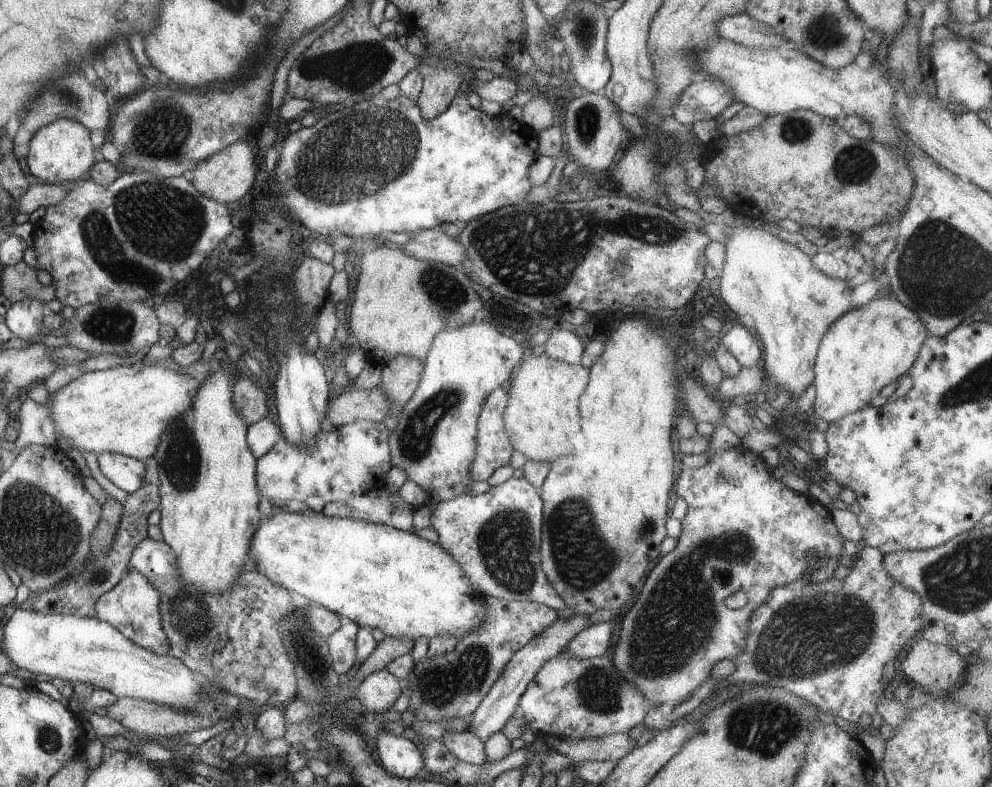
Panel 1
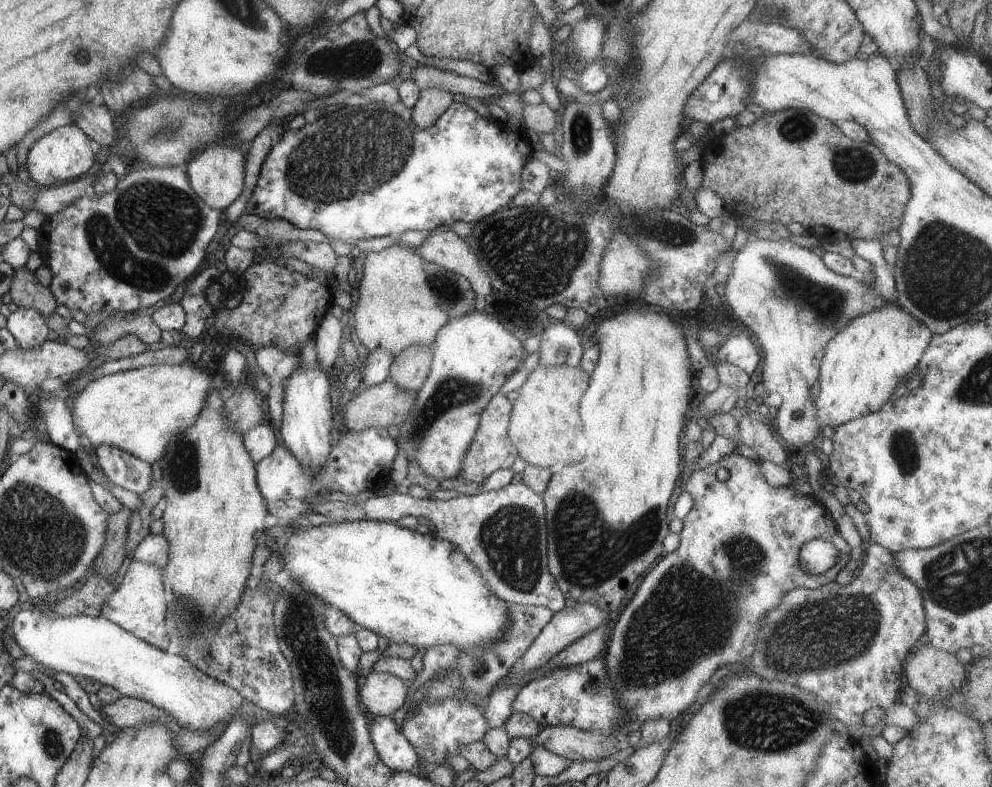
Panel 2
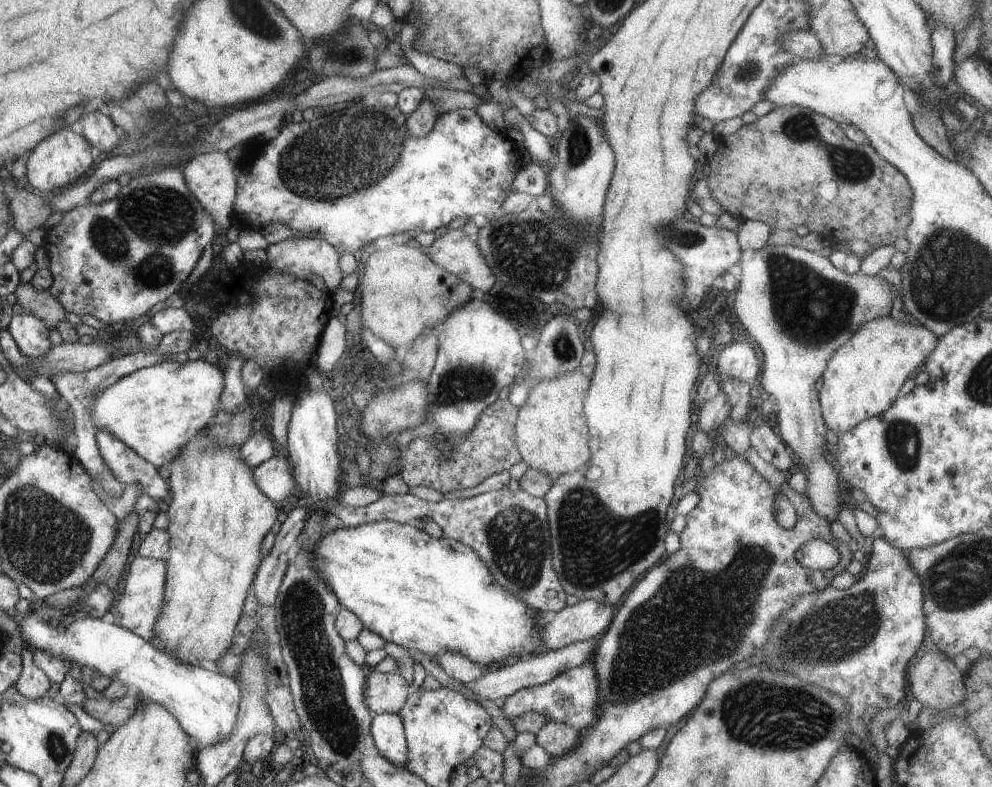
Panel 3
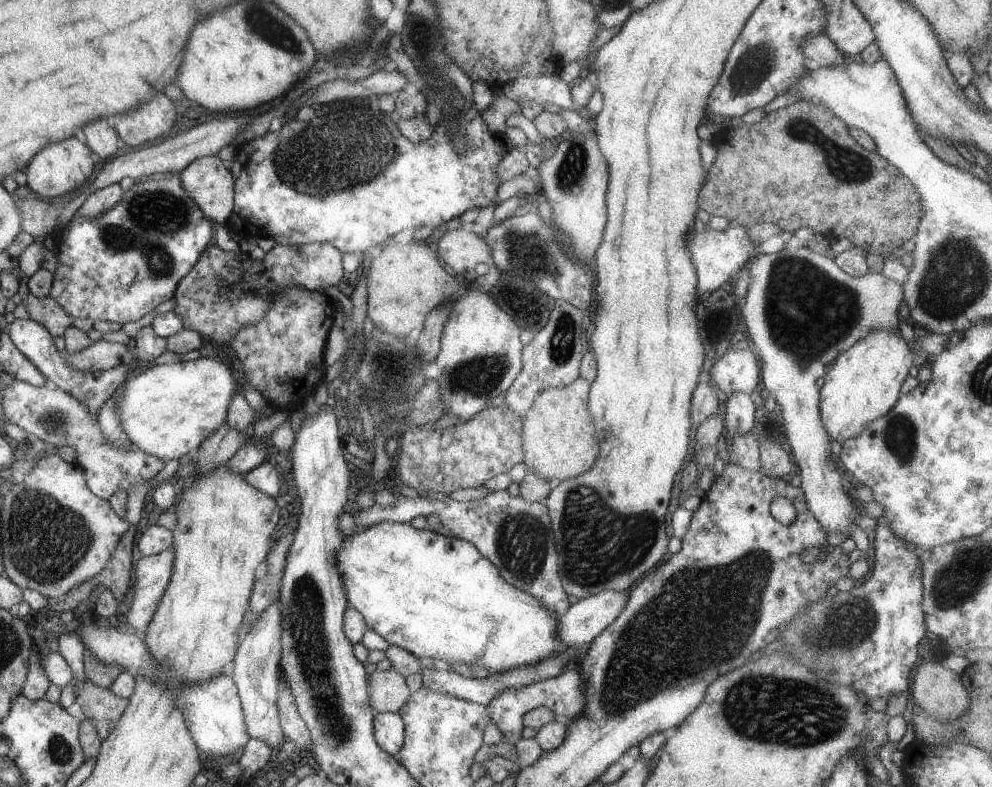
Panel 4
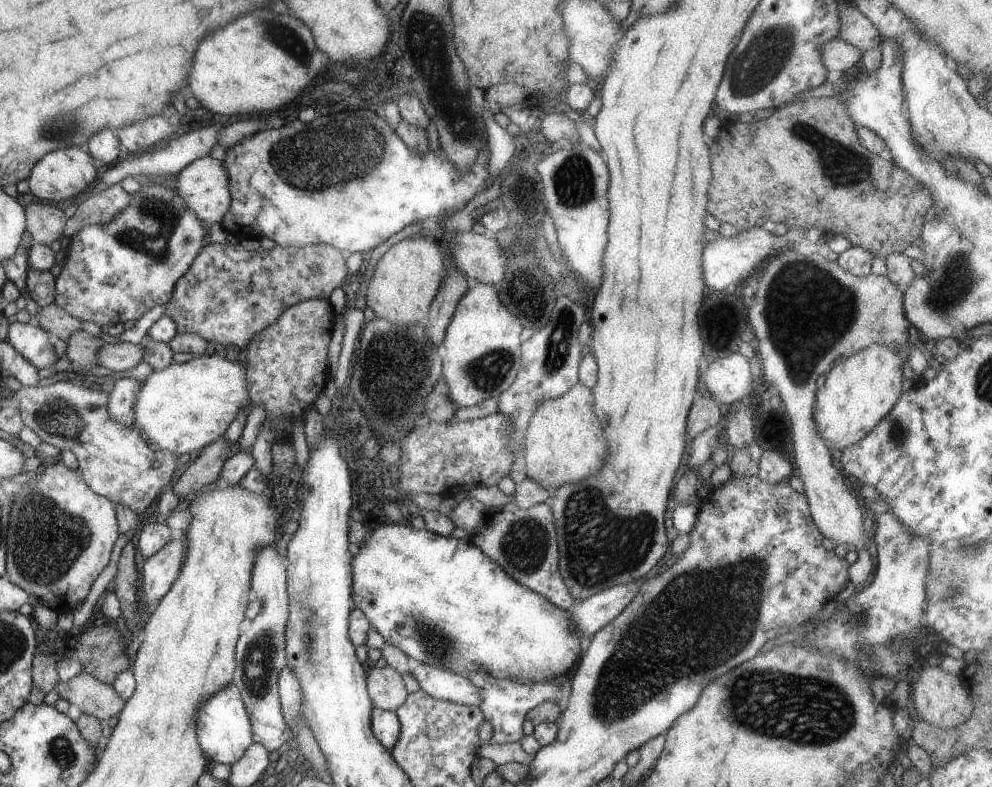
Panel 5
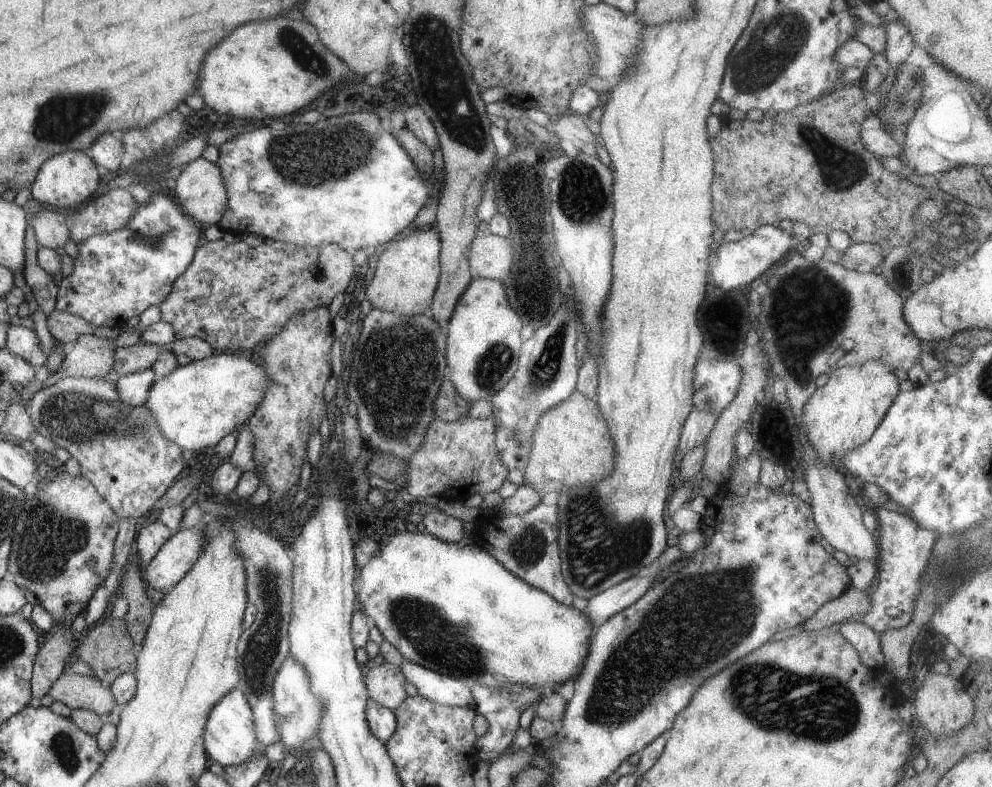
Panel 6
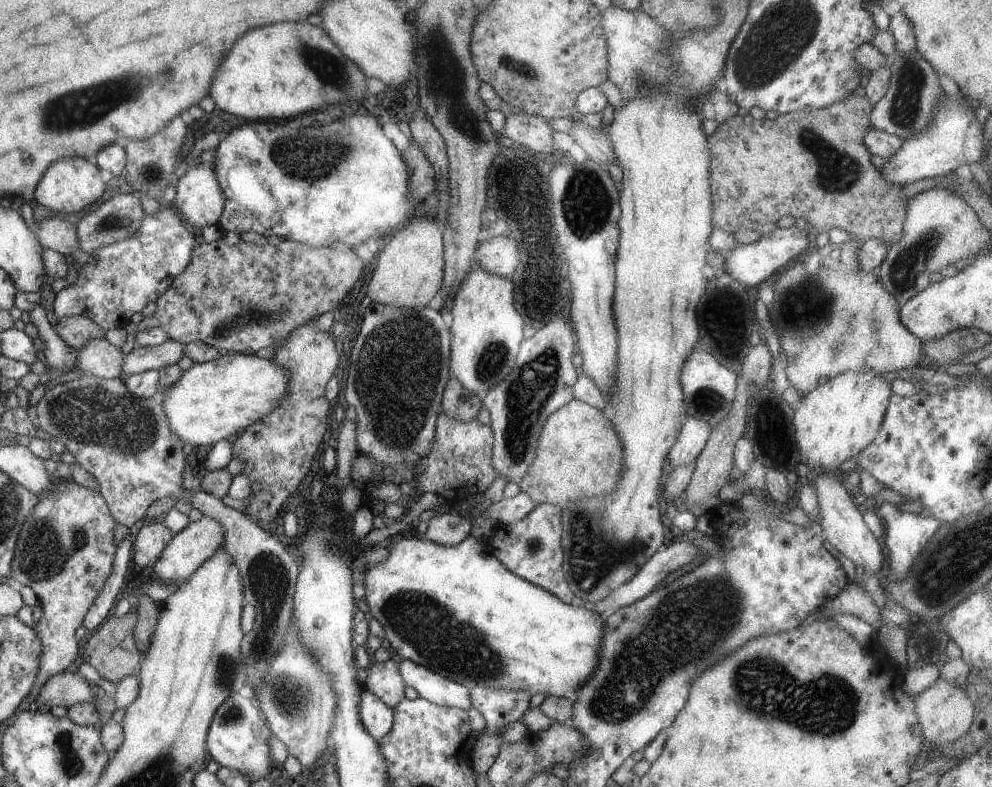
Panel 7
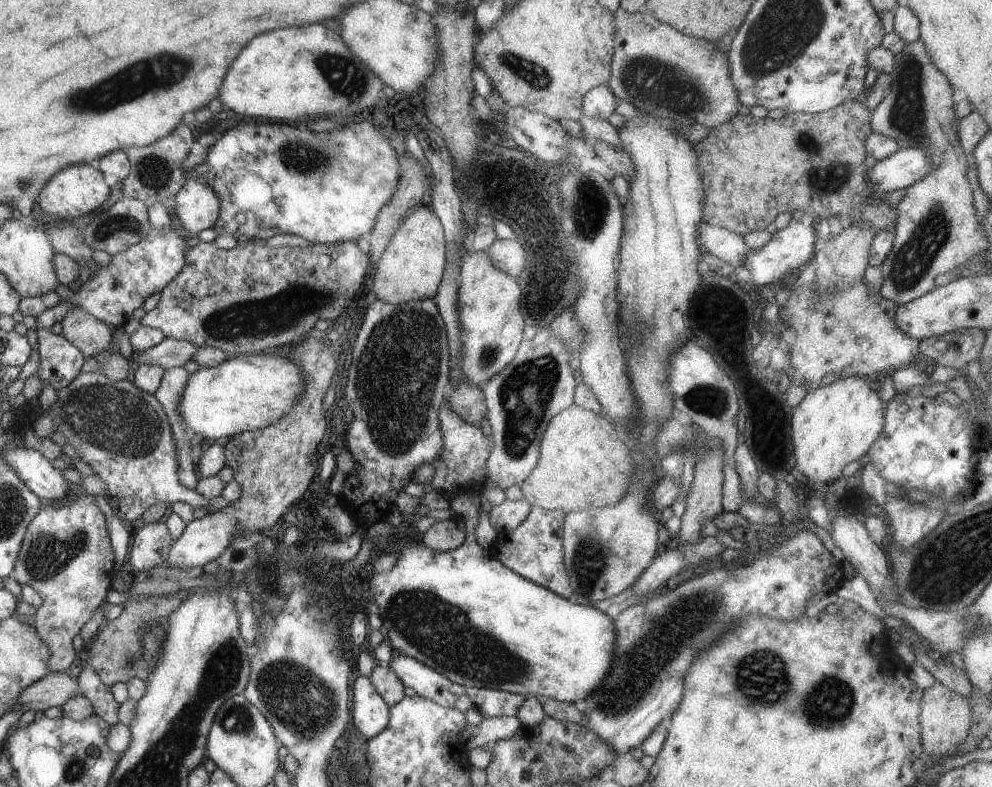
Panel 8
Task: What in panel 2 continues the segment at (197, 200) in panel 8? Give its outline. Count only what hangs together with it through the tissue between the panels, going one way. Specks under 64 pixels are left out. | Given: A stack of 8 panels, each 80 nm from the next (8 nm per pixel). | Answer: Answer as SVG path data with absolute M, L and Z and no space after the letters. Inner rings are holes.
M210 145L198 152L185 167L191 187L213 209L226 212L228 206L242 194L242 190L244 190L244 155L239 145Z

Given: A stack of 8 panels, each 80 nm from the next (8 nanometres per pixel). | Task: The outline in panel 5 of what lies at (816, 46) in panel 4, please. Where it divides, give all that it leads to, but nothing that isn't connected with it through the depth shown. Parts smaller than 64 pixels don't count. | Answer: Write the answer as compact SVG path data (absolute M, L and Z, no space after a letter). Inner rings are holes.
M838 37L823 46L822 60L828 72L846 73L860 67L863 52L862 49Z

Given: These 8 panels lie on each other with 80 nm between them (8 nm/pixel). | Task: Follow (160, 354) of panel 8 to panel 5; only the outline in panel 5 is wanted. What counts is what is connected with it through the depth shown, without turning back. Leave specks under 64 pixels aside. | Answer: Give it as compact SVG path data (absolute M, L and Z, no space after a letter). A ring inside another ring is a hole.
M122 341L119 344L106 343L99 350L99 364L112 370L112 372L126 372L130 368L136 368L144 361L145 348L142 344Z

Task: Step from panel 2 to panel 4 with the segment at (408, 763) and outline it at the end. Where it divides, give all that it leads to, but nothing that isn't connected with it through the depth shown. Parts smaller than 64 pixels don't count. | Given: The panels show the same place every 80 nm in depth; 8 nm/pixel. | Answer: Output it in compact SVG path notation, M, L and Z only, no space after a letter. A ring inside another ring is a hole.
M378 713L373 716L373 735L388 754L394 756L404 744L405 728L398 713Z

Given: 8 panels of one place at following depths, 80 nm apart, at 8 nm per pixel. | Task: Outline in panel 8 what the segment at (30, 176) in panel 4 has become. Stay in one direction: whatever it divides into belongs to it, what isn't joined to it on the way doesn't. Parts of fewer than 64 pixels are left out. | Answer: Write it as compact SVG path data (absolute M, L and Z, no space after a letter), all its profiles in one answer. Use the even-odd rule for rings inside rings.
M71 165L49 181L43 188L38 202L48 216L62 218L62 220L76 220L80 216L86 216L102 208L108 202L108 196L110 196L110 188L98 170L94 170L92 165Z

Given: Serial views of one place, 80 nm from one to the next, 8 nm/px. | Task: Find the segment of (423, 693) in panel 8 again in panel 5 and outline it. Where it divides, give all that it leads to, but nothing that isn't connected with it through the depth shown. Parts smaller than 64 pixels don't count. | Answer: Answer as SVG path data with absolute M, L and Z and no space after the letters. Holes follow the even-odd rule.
M416 663L408 673L416 677L420 688L432 698L468 706L480 704L479 690L466 676L424 663Z

